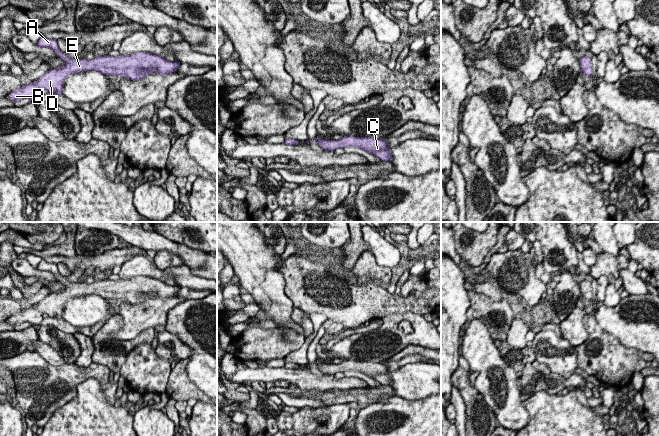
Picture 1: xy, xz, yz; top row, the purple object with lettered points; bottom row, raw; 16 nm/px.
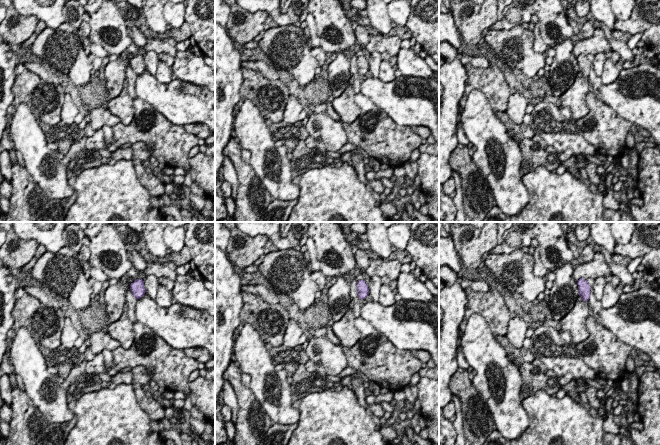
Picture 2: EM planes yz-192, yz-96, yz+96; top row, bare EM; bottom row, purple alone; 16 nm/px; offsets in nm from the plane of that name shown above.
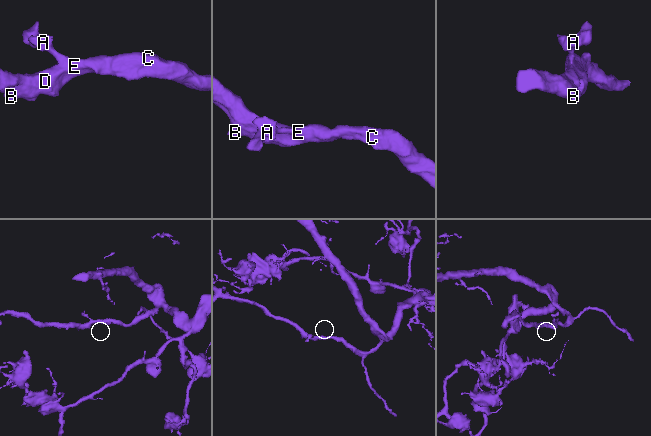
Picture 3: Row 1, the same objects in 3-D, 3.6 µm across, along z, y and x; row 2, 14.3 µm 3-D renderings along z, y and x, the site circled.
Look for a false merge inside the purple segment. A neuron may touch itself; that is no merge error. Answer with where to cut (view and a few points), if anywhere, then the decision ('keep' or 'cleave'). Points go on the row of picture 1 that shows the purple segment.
no cut | keep

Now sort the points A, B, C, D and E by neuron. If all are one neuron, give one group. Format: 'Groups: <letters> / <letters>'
Groups: A B C D E

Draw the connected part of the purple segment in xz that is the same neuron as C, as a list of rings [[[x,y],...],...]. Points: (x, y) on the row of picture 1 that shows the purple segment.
[[[344,136],[339,140],[315,138],[317,144],[326,151],[335,151],[337,148],[358,147],[378,157],[381,161],[391,161],[389,143],[380,138]]]

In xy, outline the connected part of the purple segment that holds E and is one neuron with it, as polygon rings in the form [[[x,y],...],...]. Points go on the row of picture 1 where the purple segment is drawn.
[[[43,34],[38,40],[37,46],[51,48],[65,64],[56,69],[48,70],[36,82],[31,82],[9,93],[9,97],[13,98],[13,102],[19,103],[23,98],[40,101],[43,90],[47,90],[51,94],[61,95],[66,77],[73,73],[95,70],[104,75],[119,74],[124,78],[138,80],[152,72],[161,75],[171,74],[180,65],[178,61],[170,62],[162,56],[148,52],[119,55],[117,57],[106,55],[92,60],[70,58],[59,49],[56,39],[49,39]]]

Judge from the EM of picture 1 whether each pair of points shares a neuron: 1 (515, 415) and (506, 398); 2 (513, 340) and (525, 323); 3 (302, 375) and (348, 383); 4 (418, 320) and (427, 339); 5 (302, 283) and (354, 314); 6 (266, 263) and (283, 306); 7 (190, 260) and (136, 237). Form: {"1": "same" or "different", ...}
{"1": "same", "2": "same", "3": "same", "4": "same", "5": "same", "6": "same", "7": "same"}

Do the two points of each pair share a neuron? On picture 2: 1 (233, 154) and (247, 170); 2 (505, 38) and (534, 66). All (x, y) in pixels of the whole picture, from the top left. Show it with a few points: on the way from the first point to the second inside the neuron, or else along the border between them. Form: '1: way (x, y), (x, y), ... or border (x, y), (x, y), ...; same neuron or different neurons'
1: way (236, 158), (243, 167); same neuron
2: way (515, 41), (520, 41), (530, 51), (532, 56); same neuron

